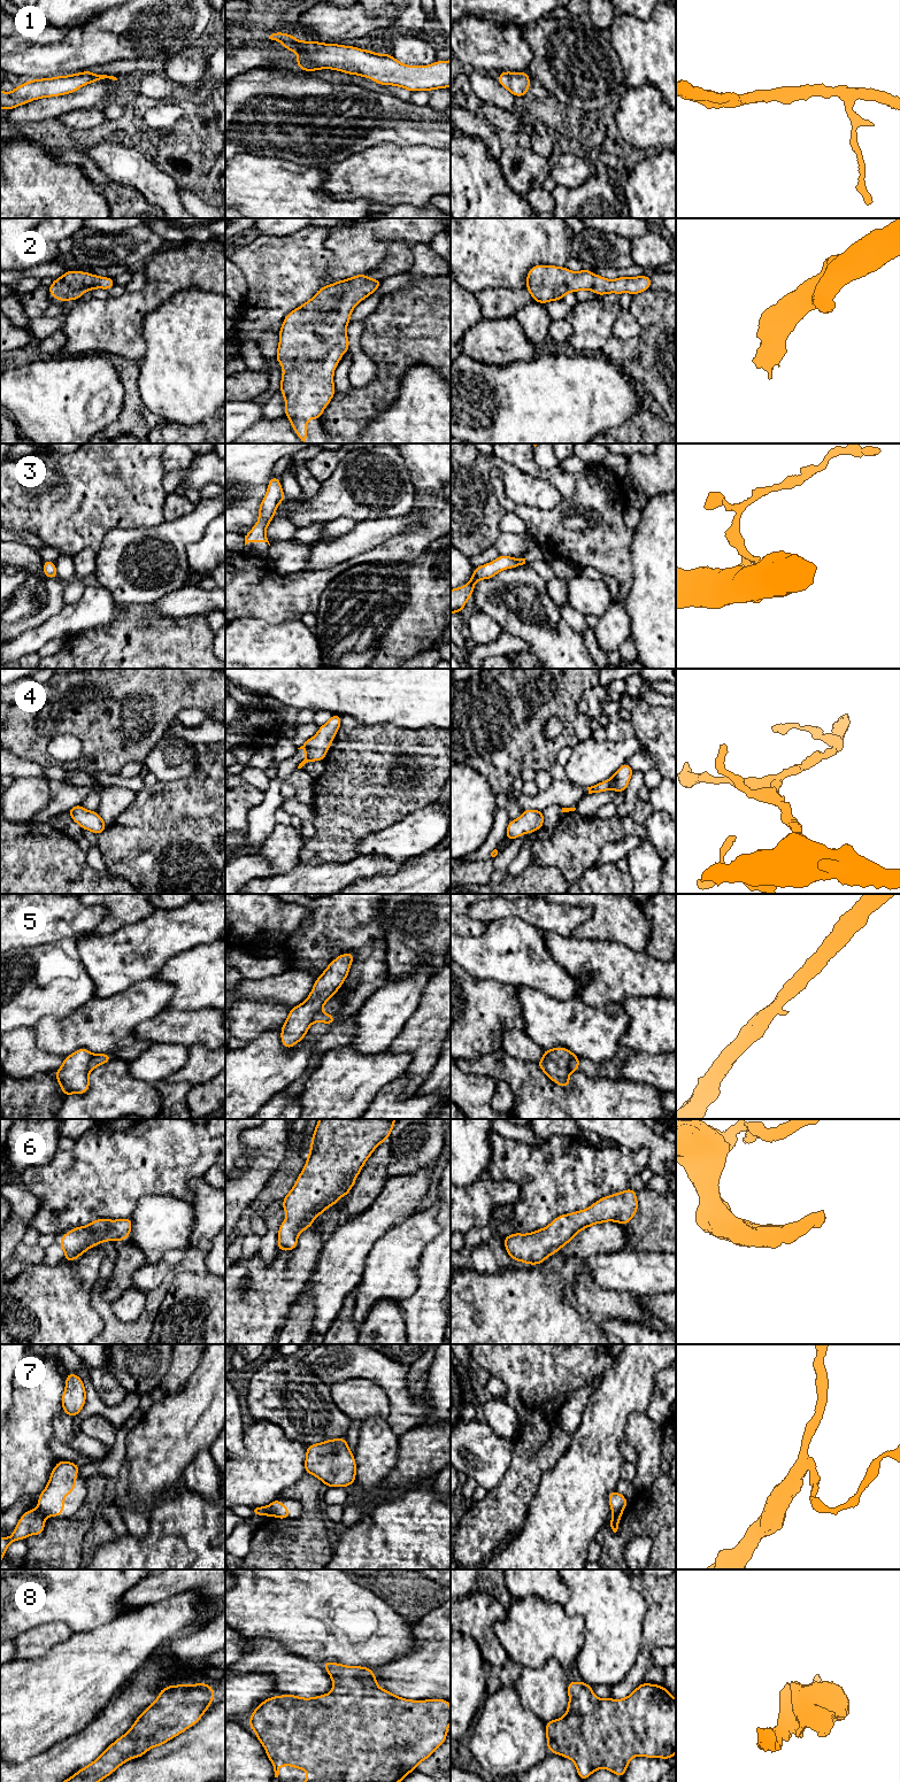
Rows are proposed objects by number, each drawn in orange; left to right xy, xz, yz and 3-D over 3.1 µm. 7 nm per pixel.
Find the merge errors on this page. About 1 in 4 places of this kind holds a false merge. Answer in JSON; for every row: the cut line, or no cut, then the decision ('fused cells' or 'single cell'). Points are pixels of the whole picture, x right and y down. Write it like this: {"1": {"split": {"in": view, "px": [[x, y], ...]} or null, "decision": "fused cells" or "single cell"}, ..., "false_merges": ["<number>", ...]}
{"1": {"split": null, "decision": "single cell"}, "2": {"split": null, "decision": "single cell"}, "3": {"split": null, "decision": "single cell"}, "4": {"split": null, "decision": "single cell"}, "5": {"split": {"in": "xy", "px": [[93, 1055], [90, 1062], [90, 1070]]}, "decision": "fused cells"}, "6": {"split": null, "decision": "single cell"}, "7": {"split": {"in": "yz", "px": [[613, 1512], [621, 1513]]}, "decision": "fused cells"}, "8": {"split": null, "decision": "single cell"}, "false_merges": ["5", "7"]}

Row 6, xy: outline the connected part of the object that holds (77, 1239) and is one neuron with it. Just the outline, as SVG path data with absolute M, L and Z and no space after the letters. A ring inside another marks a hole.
M131 1217L117 1220L95 1219L87 1226L74 1227L59 1240L64 1250L64 1260L76 1260L90 1248L101 1242L126 1240L131 1227Z

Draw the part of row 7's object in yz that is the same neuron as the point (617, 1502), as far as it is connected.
M616 1490L610 1491L608 1501L611 1509L611 1513L622 1513L626 1504L629 1503L629 1501Z

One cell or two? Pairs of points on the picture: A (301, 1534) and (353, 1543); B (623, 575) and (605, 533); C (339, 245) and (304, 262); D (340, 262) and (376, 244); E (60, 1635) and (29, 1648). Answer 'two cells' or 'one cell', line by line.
A: two cells
B: one cell
C: two cells
D: one cell
E: one cell

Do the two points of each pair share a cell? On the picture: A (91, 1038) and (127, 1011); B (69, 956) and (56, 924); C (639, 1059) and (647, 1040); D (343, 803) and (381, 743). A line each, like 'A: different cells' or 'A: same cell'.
A: same cell
B: different cells
C: different cells
D: same cell

